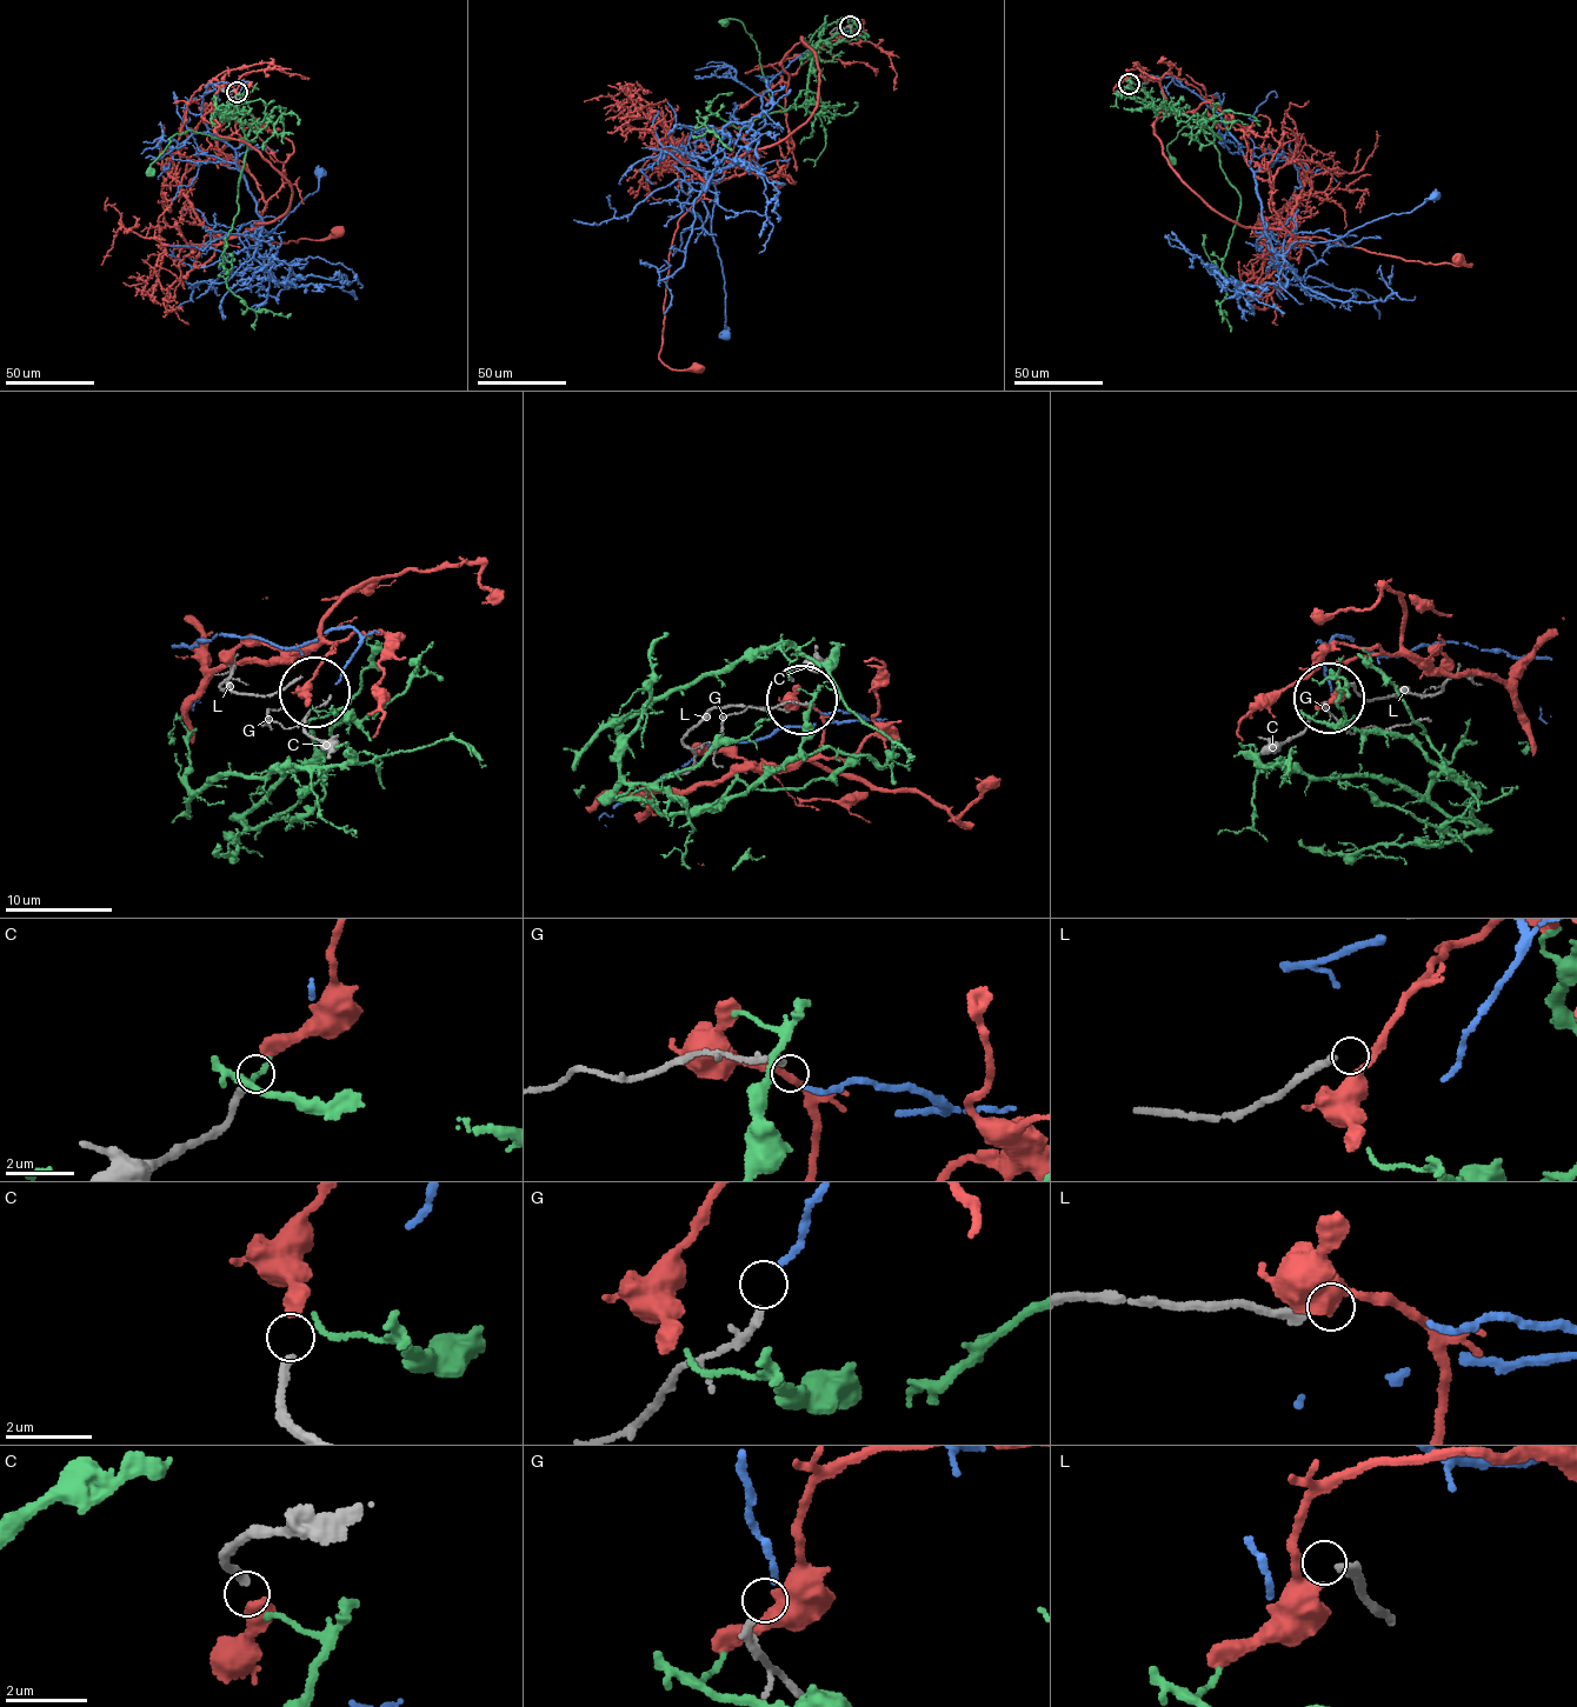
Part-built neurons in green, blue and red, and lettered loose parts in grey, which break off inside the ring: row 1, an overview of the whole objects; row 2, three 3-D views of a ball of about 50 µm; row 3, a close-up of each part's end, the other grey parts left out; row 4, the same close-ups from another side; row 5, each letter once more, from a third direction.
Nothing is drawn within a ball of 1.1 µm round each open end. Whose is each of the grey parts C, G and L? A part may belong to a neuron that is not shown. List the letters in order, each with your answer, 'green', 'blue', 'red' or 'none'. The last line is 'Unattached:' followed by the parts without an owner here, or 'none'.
C: red
G: blue
L: none
Unattached: L

